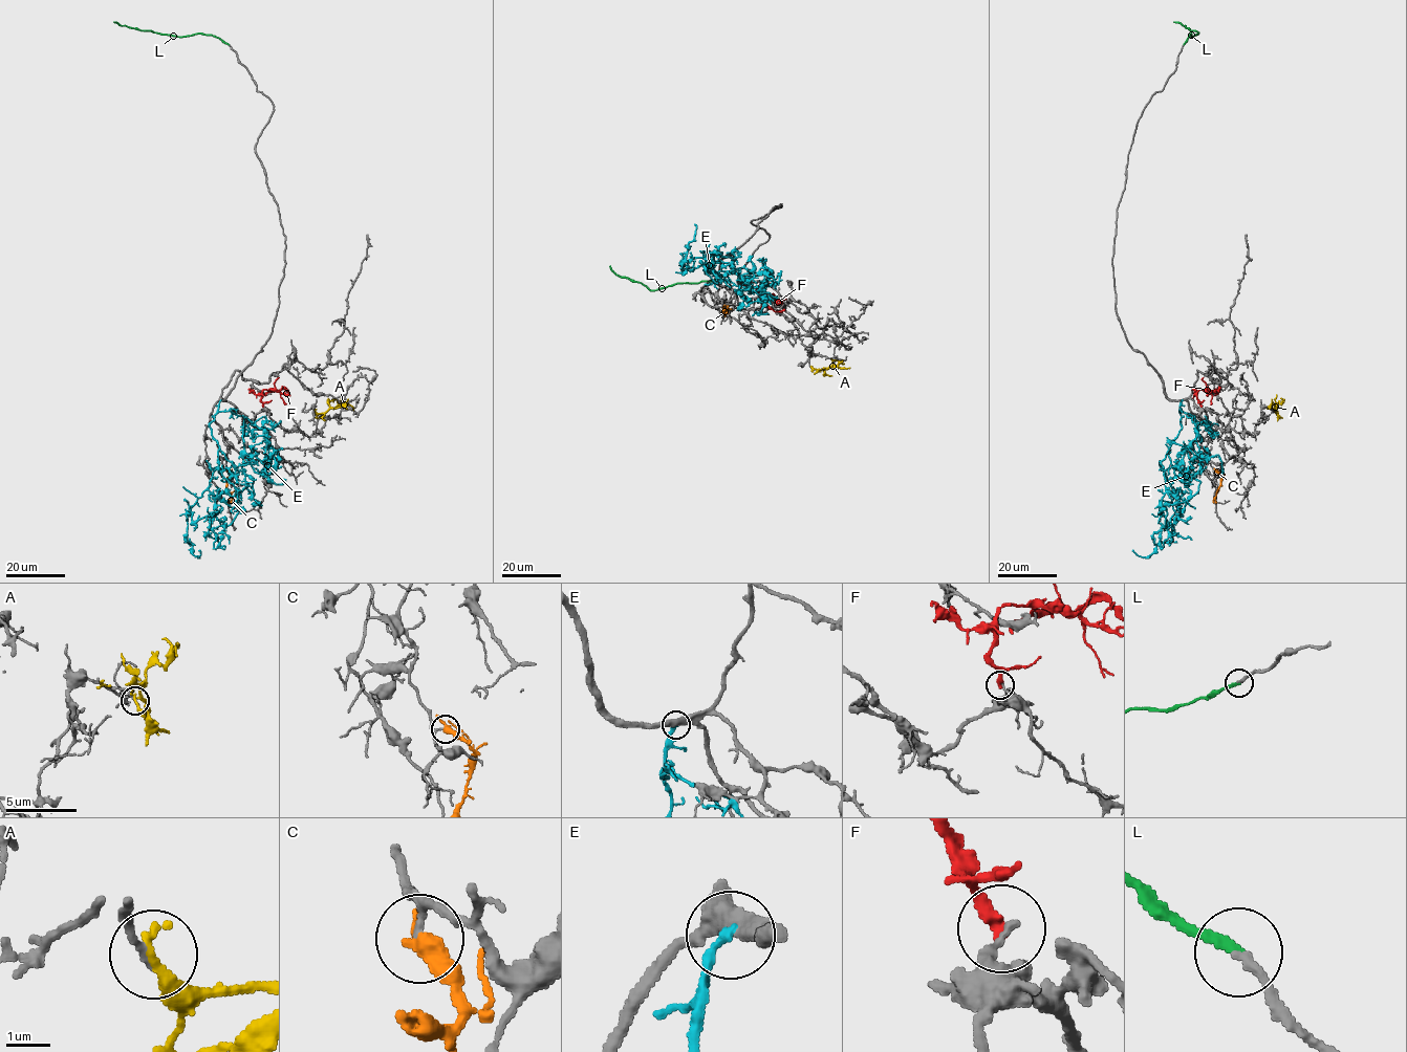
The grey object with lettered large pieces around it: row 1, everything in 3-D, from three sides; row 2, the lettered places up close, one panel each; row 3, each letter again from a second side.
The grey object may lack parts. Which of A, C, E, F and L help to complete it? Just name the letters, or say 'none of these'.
L

